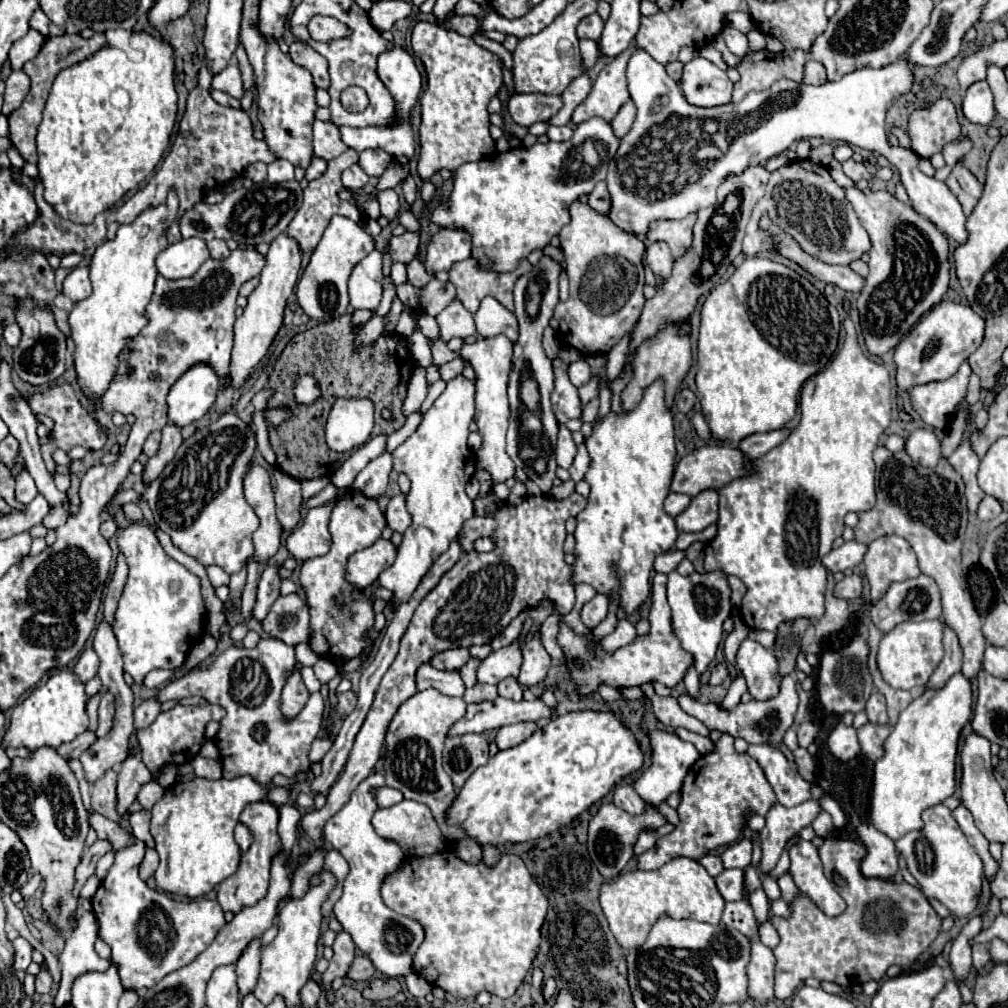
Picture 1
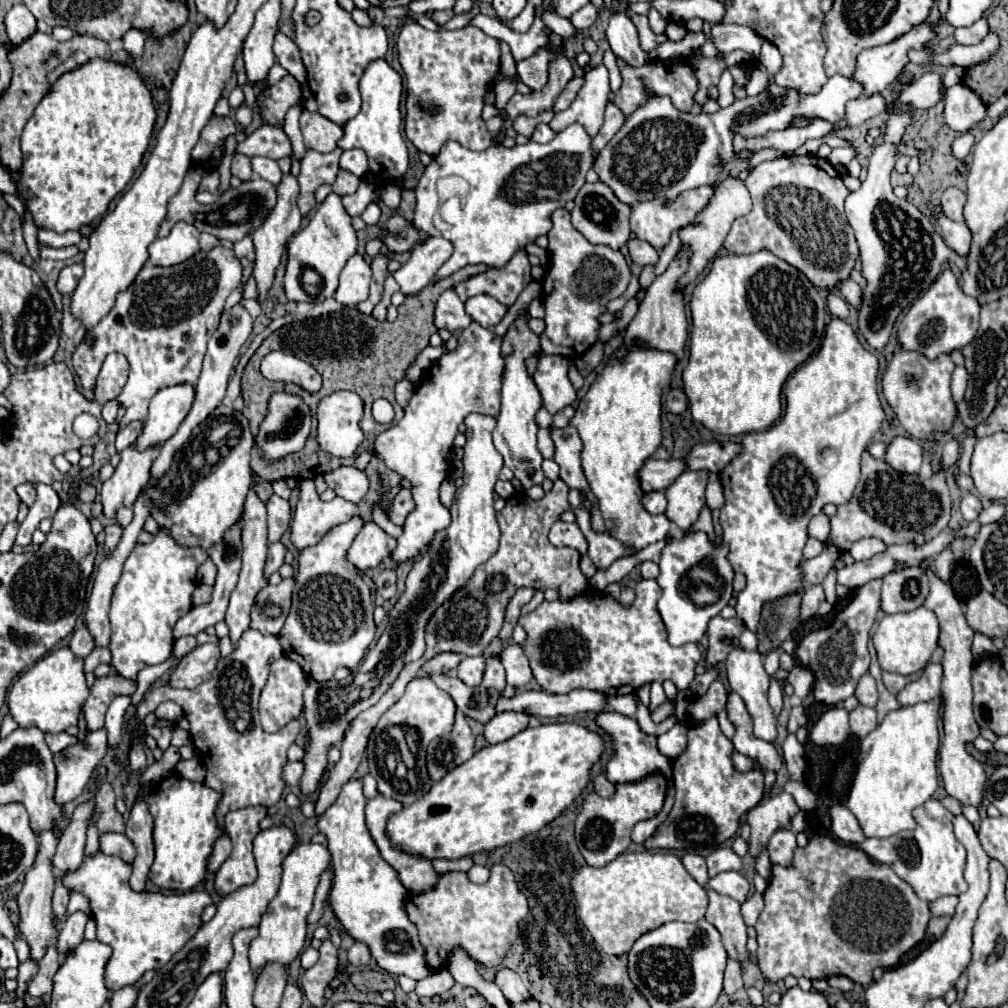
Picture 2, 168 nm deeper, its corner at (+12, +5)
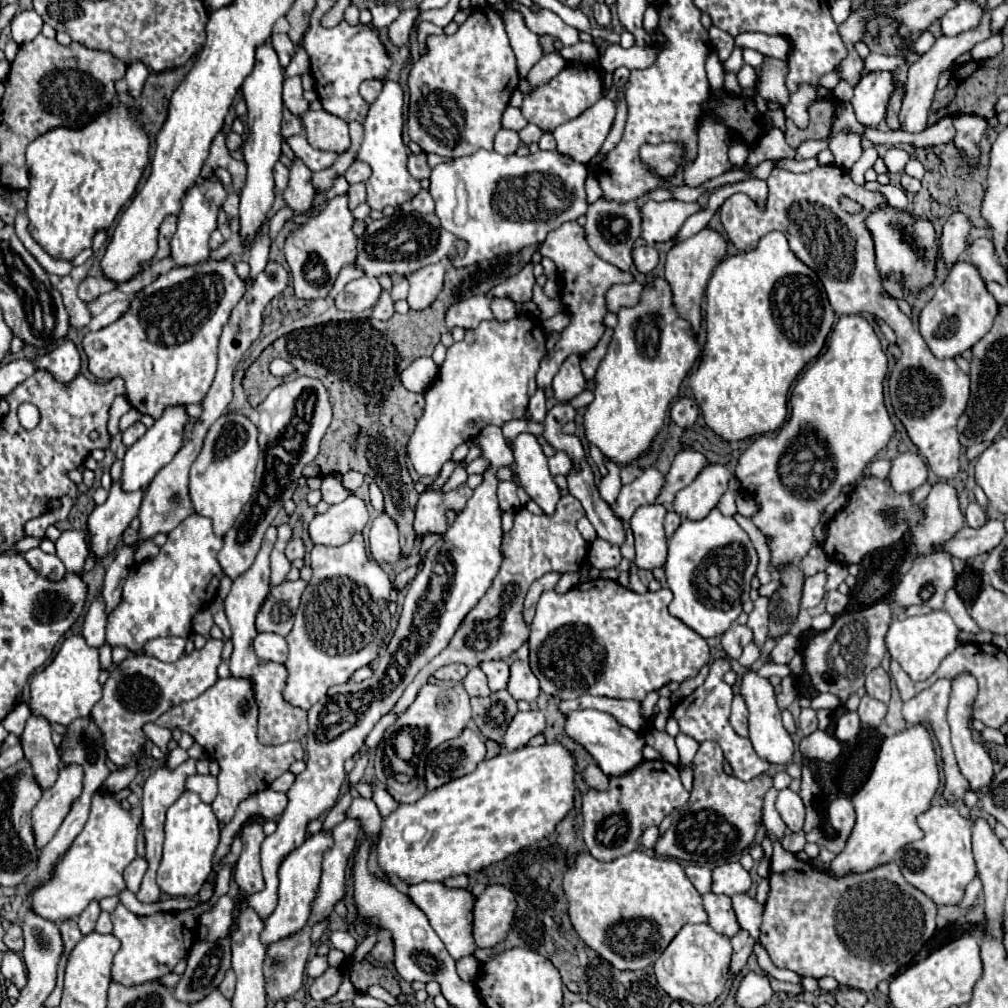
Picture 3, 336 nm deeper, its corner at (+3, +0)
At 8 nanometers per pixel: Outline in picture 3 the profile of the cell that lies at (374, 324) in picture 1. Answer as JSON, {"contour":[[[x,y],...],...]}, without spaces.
{"contour":[[[401,277],[401,279],[395,281],[395,285],[393,285],[393,289],[391,289],[391,297],[393,297],[395,301],[397,301],[397,299],[407,299],[407,289],[409,289],[407,279]]]}

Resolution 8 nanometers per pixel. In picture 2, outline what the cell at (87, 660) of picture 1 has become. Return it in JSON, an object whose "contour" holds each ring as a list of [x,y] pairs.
{"contour":[[[86,626],[78,628],[78,630],[72,634],[72,640],[70,640],[70,650],[74,652],[74,656],[76,656],[76,658],[86,658],[86,656],[94,650],[92,636],[90,636],[90,632],[86,630]]]}

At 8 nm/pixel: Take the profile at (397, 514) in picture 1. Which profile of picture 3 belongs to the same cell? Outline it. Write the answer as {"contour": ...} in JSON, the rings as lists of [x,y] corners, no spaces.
{"contour":[[[467,483],[459,485],[453,491],[425,491],[419,495],[417,513],[415,513],[415,531],[417,535],[443,535],[449,529],[447,513],[461,513],[467,505],[467,499],[473,495]]]}

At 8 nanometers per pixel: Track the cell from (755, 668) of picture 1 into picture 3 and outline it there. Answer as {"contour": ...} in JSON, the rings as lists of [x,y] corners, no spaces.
{"contour":[[[749,671],[741,679],[739,691],[745,697],[745,703],[749,709],[749,741],[753,745],[755,753],[761,759],[769,761],[771,765],[787,765],[793,759],[795,745],[791,741],[791,735],[785,731],[785,727],[781,723],[781,711],[775,703],[775,693],[773,693],[771,683],[765,677],[759,677],[755,671]]]}

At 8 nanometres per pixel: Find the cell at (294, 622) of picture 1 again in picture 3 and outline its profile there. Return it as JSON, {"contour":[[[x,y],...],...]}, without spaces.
{"contour":[[[303,579],[297,581],[285,581],[269,591],[269,597],[265,599],[263,607],[257,613],[255,627],[257,631],[273,631],[279,635],[289,635],[293,627],[293,613],[297,611],[299,599],[307,583]]]}

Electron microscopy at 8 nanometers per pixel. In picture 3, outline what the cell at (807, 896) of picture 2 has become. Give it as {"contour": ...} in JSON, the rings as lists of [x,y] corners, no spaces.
{"contour":[[[773,841],[769,883],[771,891],[763,913],[761,943],[777,967],[807,977],[821,979],[831,975],[839,985],[859,991],[873,991],[877,989],[879,981],[889,981],[899,969],[907,967],[935,931],[937,907],[933,901],[929,901],[929,897],[925,897],[919,889],[913,889],[913,885],[901,877],[897,863],[887,863],[867,873],[853,873],[837,879],[831,873],[817,871],[809,863],[785,851],[779,841]]]}

